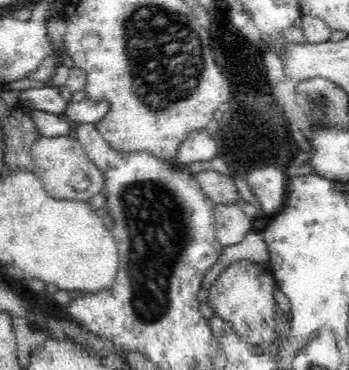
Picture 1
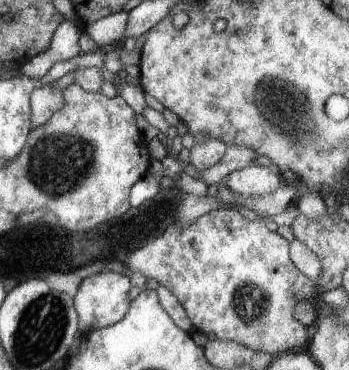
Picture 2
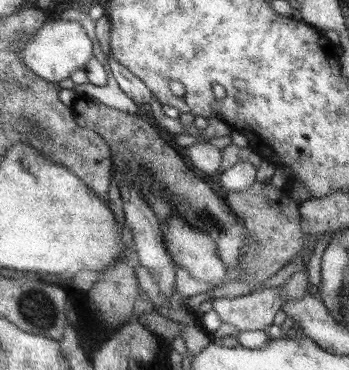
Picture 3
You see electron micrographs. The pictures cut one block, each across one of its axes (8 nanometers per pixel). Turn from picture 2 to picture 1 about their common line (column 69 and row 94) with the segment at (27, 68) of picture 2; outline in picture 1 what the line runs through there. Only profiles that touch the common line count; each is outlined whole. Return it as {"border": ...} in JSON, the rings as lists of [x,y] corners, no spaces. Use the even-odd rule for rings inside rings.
{"border":[[[44,86],[44,88],[32,88],[32,90],[22,90],[20,94],[20,104],[28,110],[40,110],[48,112],[54,116],[64,114],[68,102],[60,96],[60,90],[54,86]]]}

